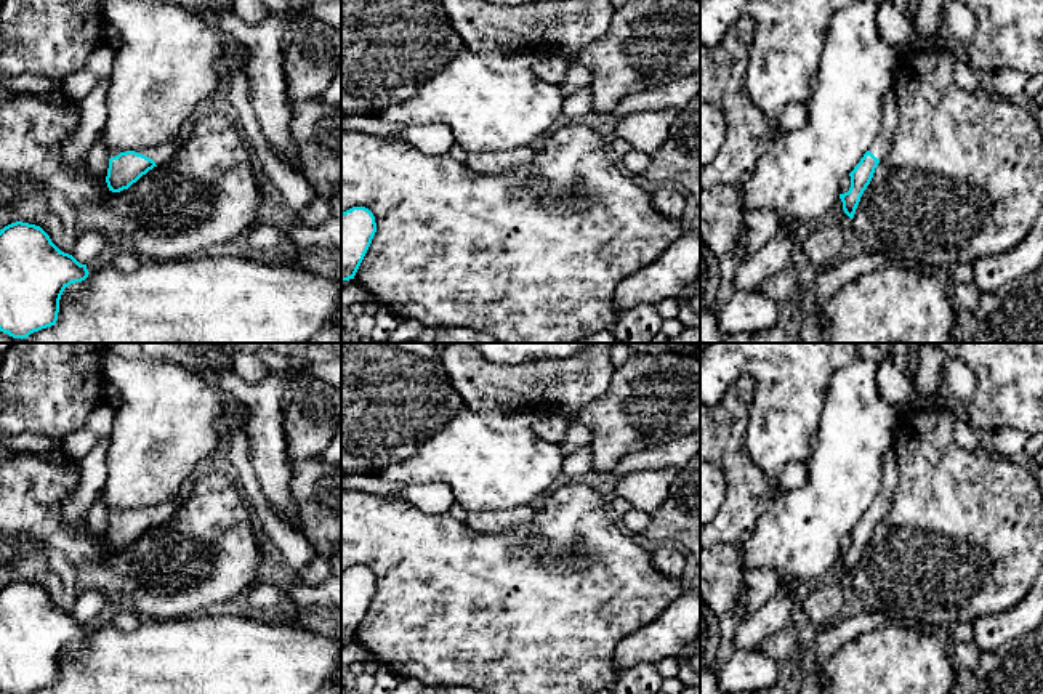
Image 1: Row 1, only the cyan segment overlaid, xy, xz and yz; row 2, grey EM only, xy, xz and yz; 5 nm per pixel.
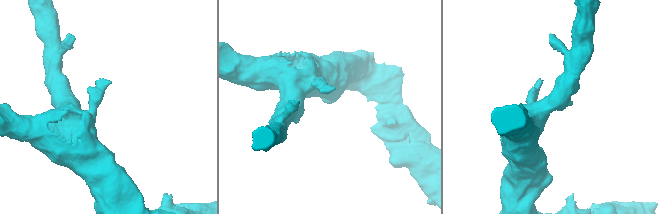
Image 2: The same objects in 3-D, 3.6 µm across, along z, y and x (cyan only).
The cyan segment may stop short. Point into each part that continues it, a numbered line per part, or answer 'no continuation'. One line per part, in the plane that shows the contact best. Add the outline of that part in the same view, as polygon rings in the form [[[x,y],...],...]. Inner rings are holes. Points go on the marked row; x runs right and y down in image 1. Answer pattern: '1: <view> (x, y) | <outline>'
1: xy (161, 154) | [[[175,138],[160,146],[147,147],[147,149],[136,149],[135,152],[152,159],[155,165],[163,165],[173,159],[178,147],[179,147],[179,138]]]

